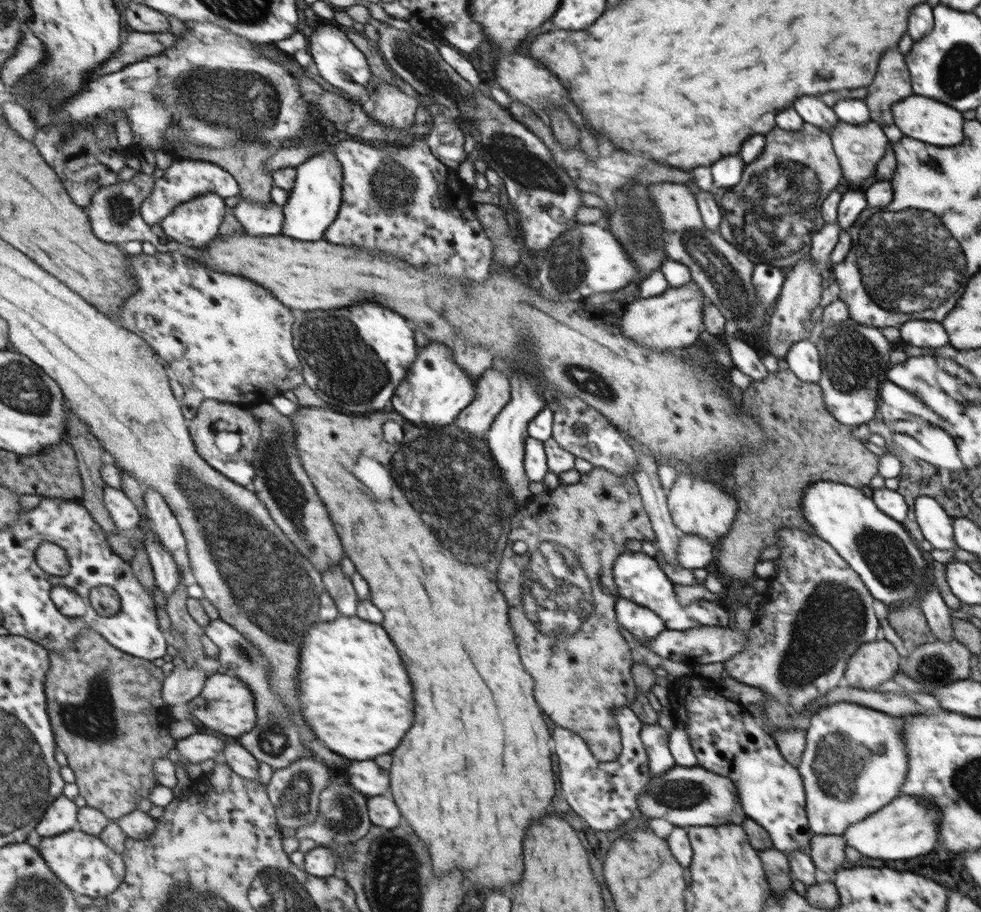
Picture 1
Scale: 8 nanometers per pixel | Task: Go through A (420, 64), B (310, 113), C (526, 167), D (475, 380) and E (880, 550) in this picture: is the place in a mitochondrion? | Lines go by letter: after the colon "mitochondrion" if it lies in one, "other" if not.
A: mitochondrion
B: other
C: mitochondrion
D: other
E: mitochondrion

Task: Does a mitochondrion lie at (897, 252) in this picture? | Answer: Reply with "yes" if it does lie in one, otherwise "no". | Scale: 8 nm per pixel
yes

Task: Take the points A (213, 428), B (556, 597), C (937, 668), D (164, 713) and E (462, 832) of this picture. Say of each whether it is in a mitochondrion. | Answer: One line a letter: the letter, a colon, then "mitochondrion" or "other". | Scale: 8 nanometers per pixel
A: other
B: mitochondrion
C: mitochondrion
D: other
E: other

